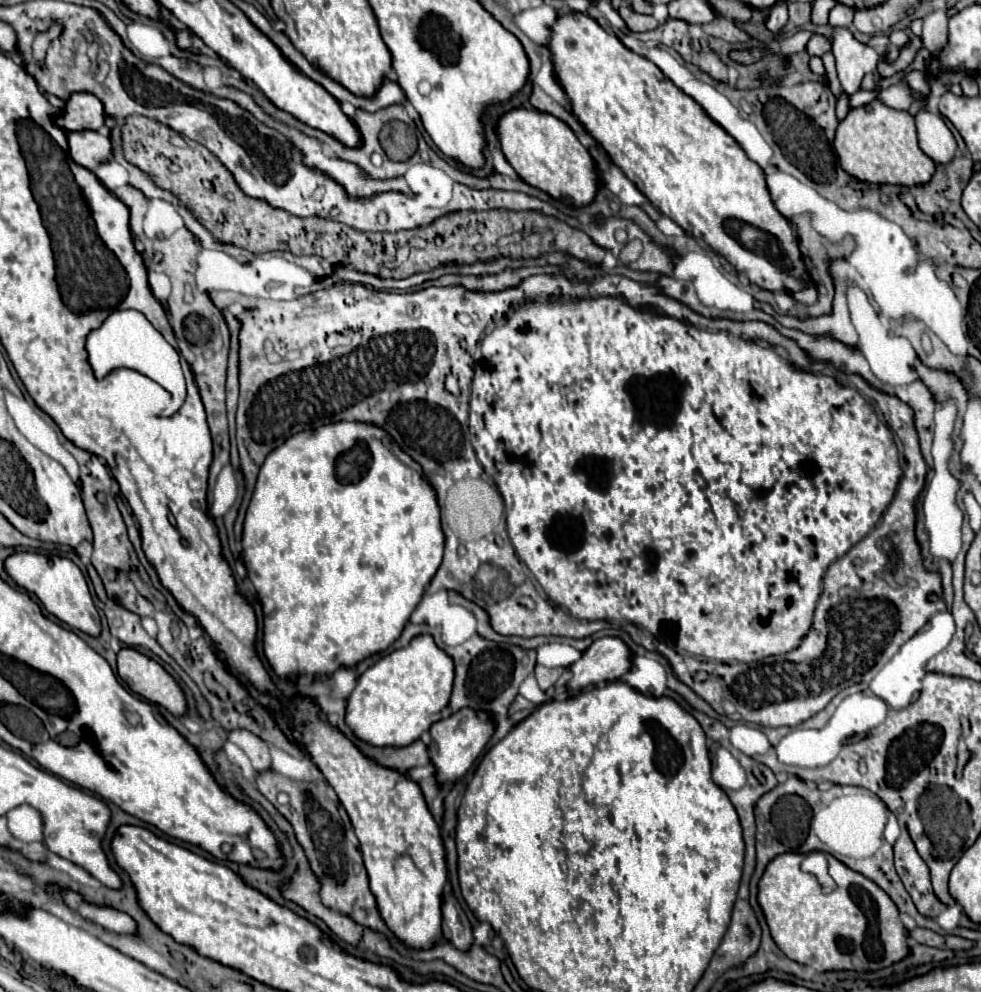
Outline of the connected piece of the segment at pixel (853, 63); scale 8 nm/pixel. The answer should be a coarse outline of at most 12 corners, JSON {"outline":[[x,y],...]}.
{"outline":[[835,29],[833,55],[847,95],[877,69],[879,53]]}

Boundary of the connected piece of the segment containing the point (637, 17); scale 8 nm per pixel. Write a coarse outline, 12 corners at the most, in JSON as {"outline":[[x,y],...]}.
{"outline":[[621,3],[619,13],[631,31],[649,31],[659,25],[653,15],[641,15]]}

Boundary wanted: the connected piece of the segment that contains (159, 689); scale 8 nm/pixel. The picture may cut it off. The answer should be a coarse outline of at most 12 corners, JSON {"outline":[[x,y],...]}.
{"outline":[[125,647],[117,673],[131,691],[187,715],[179,683],[147,655]]}

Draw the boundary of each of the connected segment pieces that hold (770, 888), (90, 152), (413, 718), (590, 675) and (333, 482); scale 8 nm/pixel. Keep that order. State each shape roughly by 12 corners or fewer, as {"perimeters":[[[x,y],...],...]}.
{"perimeters":[[[825,853],[769,861],[757,903],[777,947],[815,971],[909,953],[889,895]],[[97,131],[67,133],[69,153],[81,167],[113,159],[109,137]],[[417,635],[369,667],[347,725],[405,747],[443,717],[453,659]],[[601,637],[571,665],[569,691],[631,669],[621,637]],[[335,421],[269,453],[243,563],[279,677],[385,651],[441,565],[423,467]]]}

